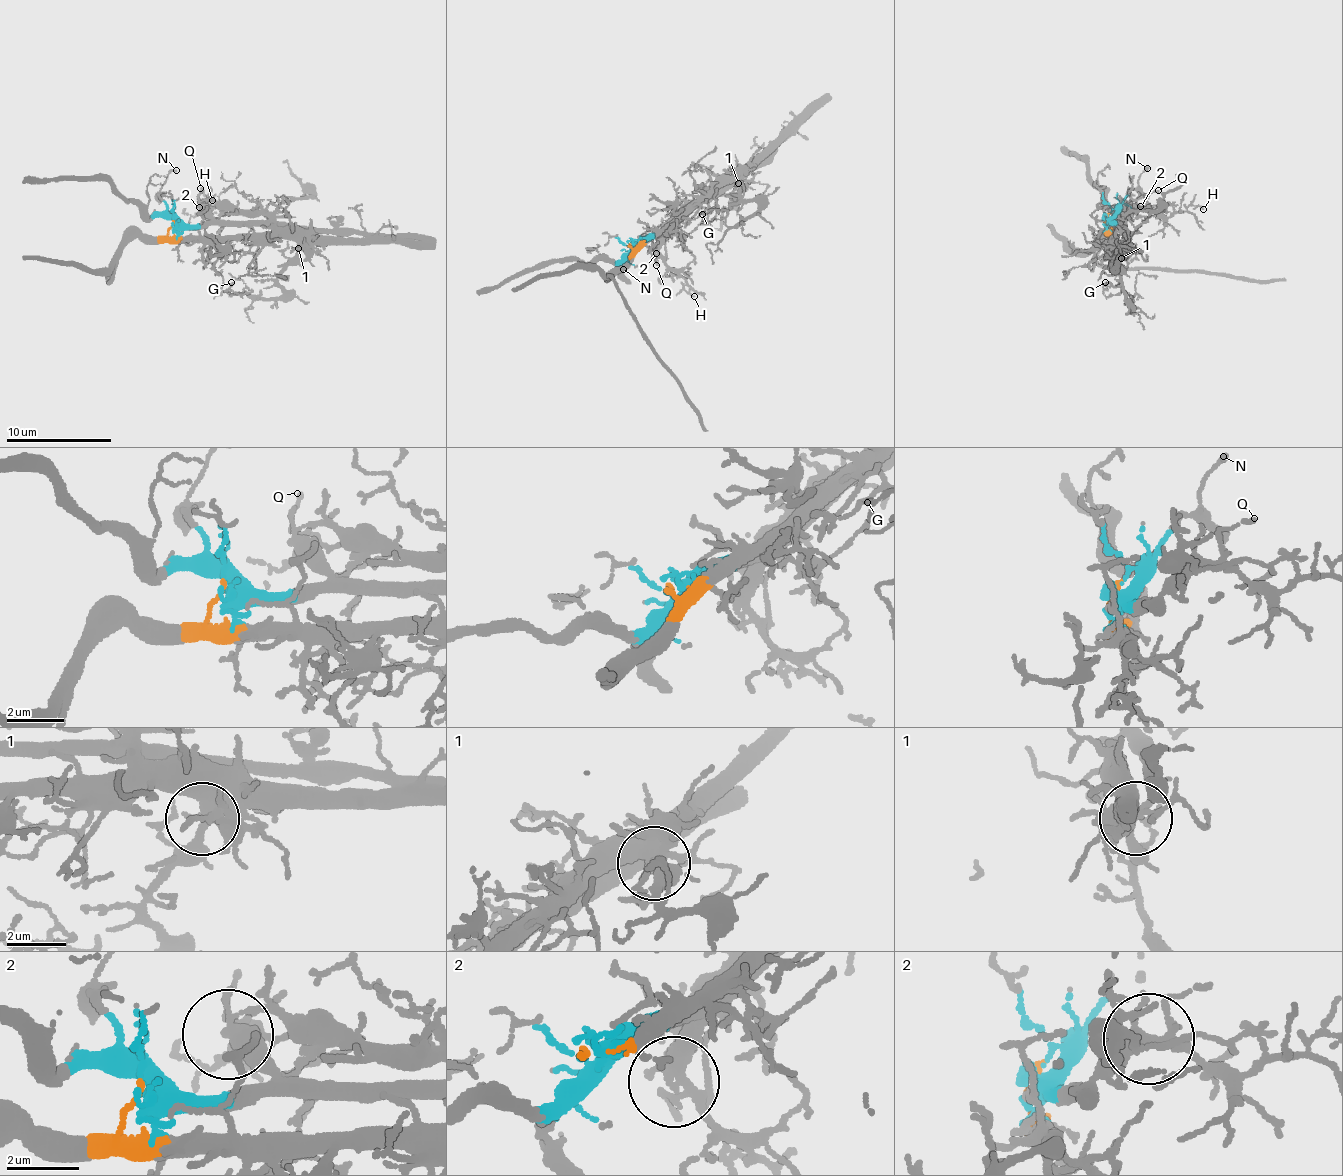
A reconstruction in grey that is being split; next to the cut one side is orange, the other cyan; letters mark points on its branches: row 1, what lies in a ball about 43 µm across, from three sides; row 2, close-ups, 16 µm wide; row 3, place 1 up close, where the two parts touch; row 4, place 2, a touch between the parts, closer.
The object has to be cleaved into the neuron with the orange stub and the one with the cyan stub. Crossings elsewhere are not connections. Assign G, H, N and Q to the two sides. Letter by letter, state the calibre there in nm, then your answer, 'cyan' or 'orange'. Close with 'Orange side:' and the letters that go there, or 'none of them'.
G: 100 nm | cyan
H: 140 nm | cyan
N: 150 nm | cyan
Q: 140 nm | cyan
Orange side: none of them

